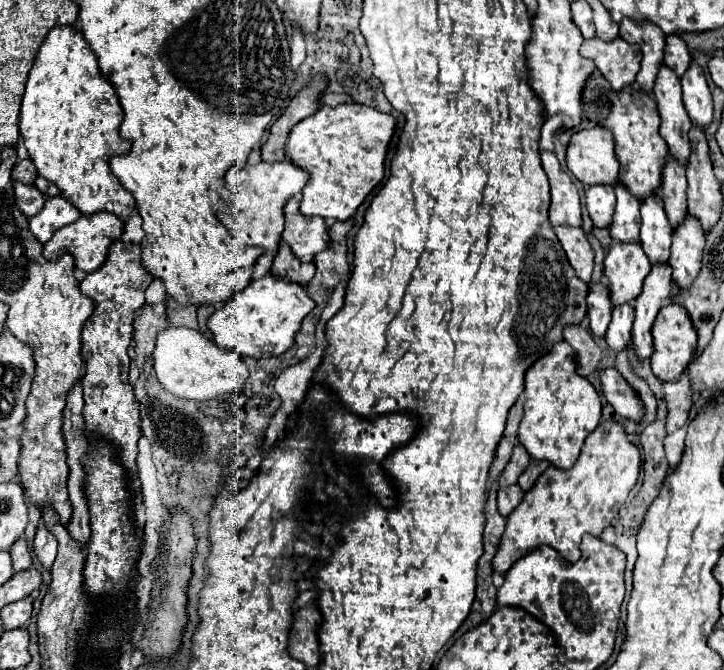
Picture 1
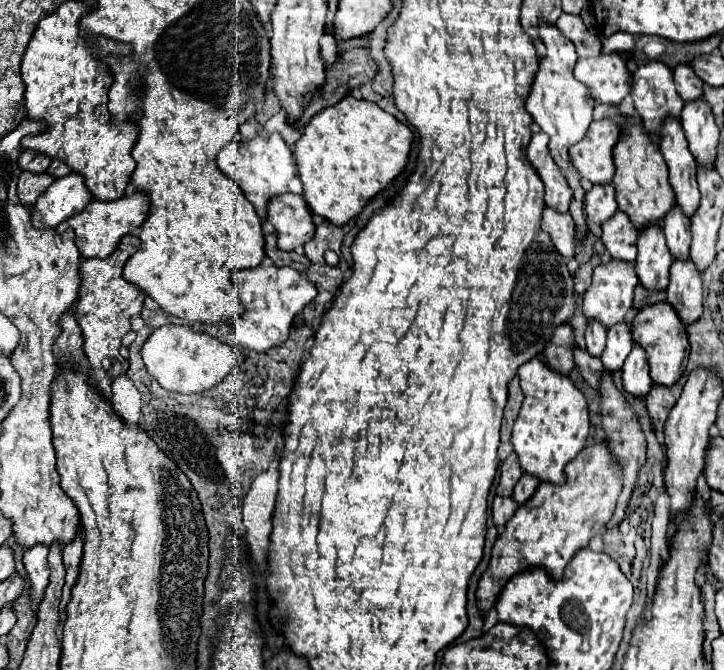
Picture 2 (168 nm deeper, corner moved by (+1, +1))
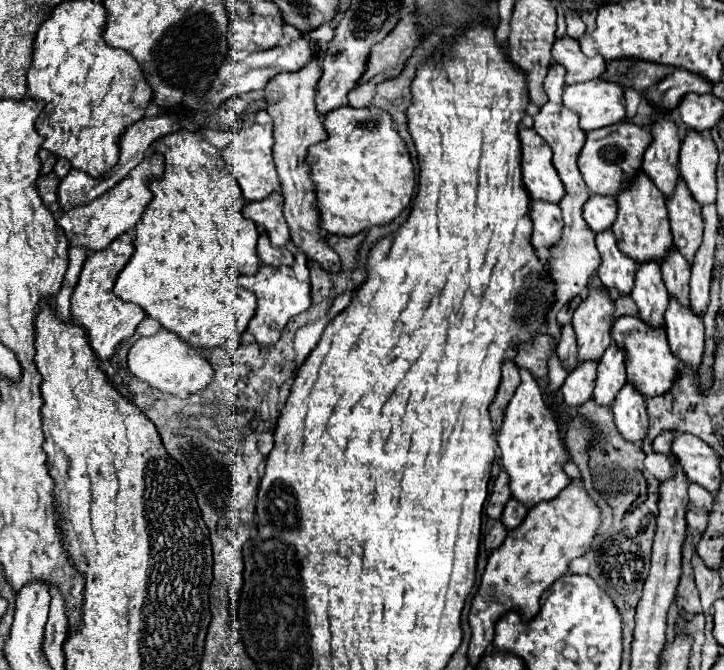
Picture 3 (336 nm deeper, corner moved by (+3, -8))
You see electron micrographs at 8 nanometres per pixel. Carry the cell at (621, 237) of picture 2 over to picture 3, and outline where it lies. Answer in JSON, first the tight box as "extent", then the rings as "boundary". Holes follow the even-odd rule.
{"extent":[596,230,638,294],"boundary":[[[604,230],[596,236],[596,248],[602,256],[602,264],[598,268],[602,286],[616,290],[618,294],[630,294],[638,266],[628,256],[622,256],[612,230]]]}

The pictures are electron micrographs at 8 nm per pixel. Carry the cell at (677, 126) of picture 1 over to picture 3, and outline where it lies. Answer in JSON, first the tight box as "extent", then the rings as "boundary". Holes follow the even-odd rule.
{"extent":[666,180,704,264],"boundary":[[[682,180],[678,182],[674,196],[666,200],[666,208],[670,218],[670,230],[674,236],[674,246],[692,264],[694,254],[702,244],[704,220],[700,214],[700,206],[694,204],[692,196],[688,196],[686,184],[682,184]]]}

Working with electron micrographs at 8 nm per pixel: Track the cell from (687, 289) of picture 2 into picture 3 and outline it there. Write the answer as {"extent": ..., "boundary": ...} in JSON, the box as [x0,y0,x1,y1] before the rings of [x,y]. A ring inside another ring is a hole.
{"extent":[666,300,704,372],"boundary":[[[670,300],[666,310],[666,336],[672,354],[688,364],[694,372],[702,364],[704,352],[704,324],[700,318],[692,316],[690,308],[682,308]]]}

